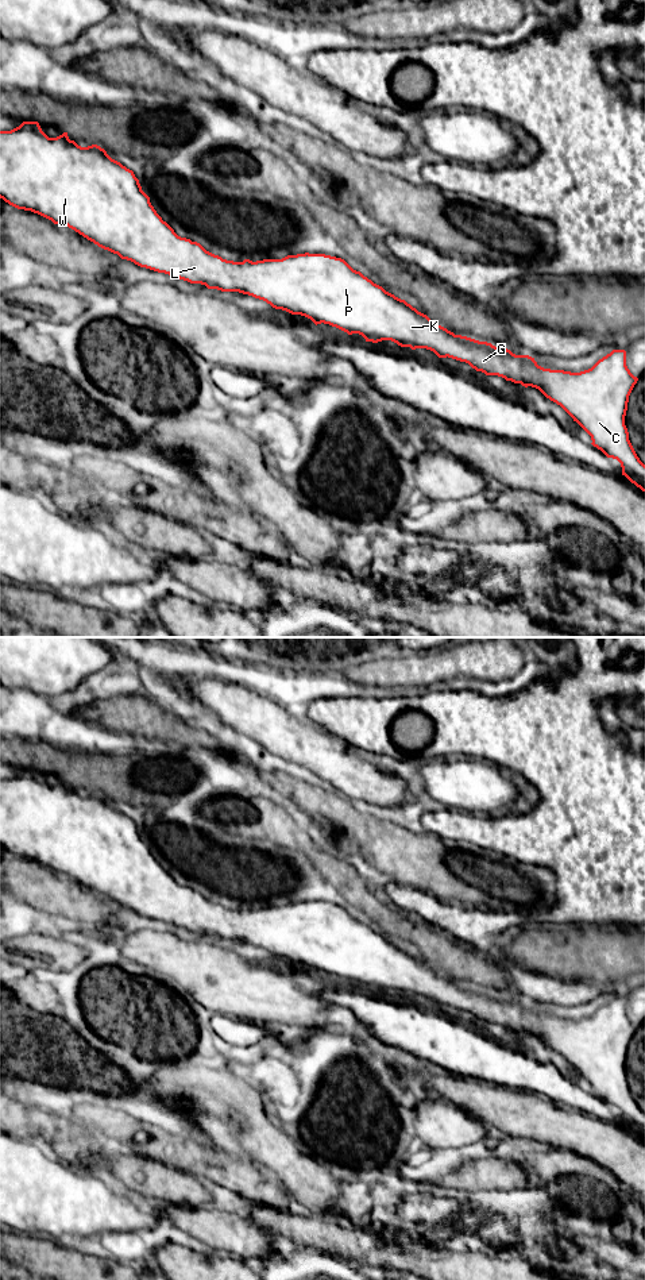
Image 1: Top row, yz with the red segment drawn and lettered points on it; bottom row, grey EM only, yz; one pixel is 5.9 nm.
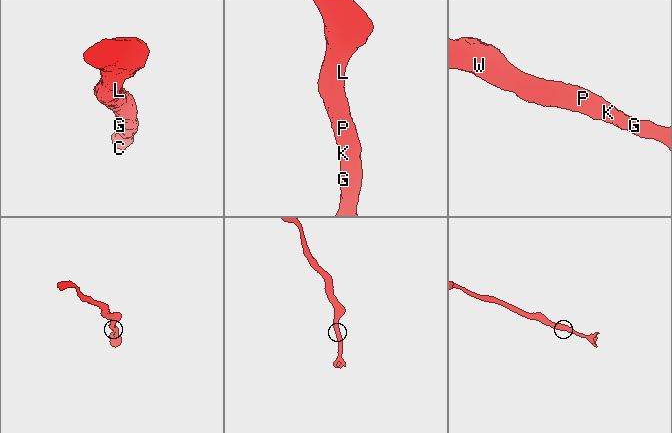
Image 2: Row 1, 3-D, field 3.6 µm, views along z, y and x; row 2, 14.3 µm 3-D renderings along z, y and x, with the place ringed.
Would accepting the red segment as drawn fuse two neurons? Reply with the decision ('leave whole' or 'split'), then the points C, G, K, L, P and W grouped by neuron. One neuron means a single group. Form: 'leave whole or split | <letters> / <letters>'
leave whole | C G K L P W

